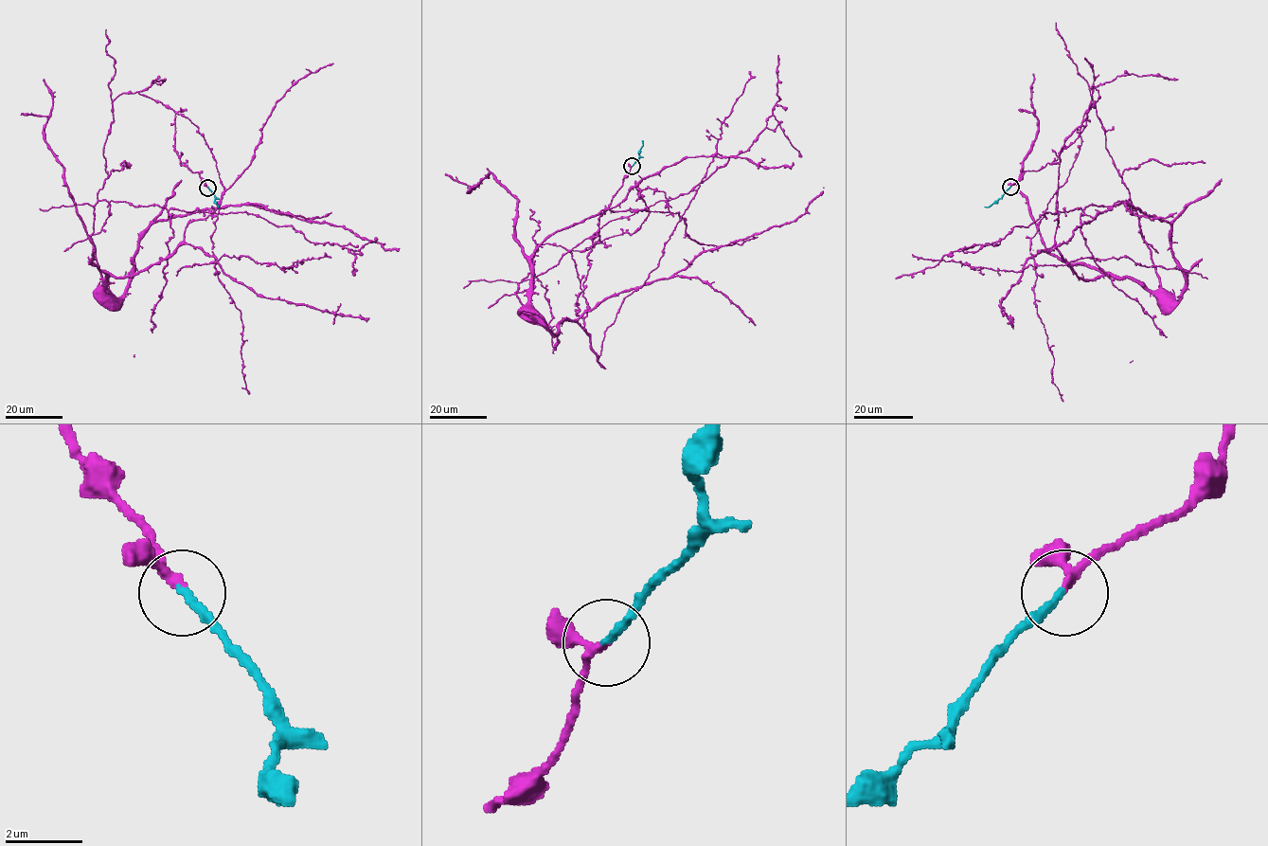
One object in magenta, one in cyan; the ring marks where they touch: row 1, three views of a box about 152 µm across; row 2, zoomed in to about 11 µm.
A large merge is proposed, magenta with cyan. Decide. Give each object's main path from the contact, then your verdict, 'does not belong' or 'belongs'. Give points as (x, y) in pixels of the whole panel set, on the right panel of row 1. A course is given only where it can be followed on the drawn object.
magenta runs (1010, 187), (1026, 171), (1051, 163), (1078, 136), (1098, 97), (1094, 87), (1105, 148), (1130, 193), (1162, 297); cyan runs (1010, 187), (989, 206), (984, 206); belongs

